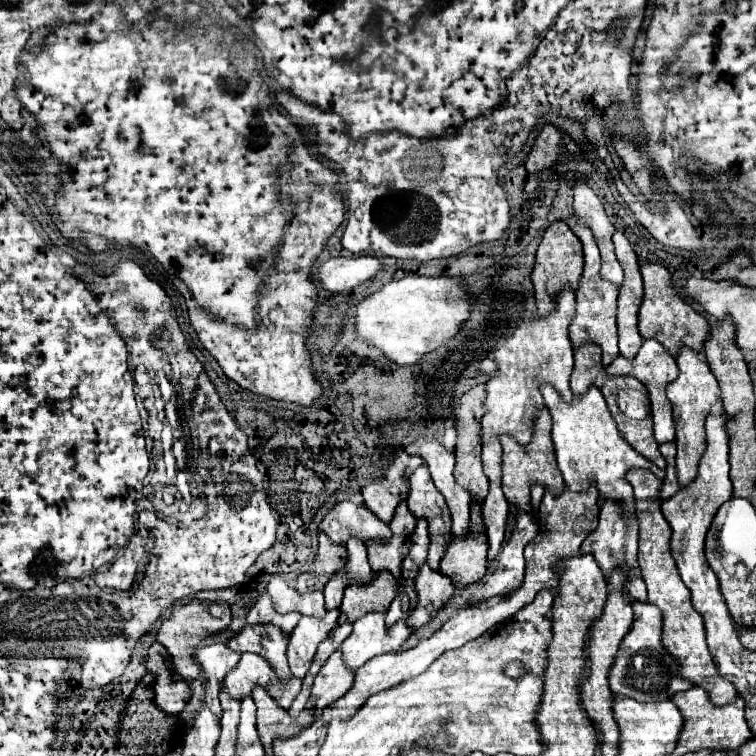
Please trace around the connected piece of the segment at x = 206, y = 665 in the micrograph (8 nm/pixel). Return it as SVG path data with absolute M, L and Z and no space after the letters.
M211 642L211 644L205 644L205 646L197 648L195 658L197 658L201 670L207 676L205 702L207 702L209 708L213 708L213 712L217 716L221 716L219 688L221 688L221 682L223 682L225 674L229 672L229 668L233 668L239 662L241 654L227 648L225 642Z

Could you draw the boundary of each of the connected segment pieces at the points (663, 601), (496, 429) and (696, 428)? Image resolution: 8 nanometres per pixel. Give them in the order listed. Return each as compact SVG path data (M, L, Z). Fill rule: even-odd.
M633 468L627 472L627 480L631 482L635 490L635 504L637 504L637 520L639 520L639 568L641 576L647 584L649 602L657 604L663 610L663 644L665 648L681 660L681 674L691 680L695 686L705 688L711 694L713 704L729 704L729 700L735 698L735 688L729 680L725 680L717 672L717 664L707 648L705 642L705 624L701 620L701 614L691 604L691 592L681 582L681 576L677 572L675 560L669 550L671 540L671 528L667 520L661 514L661 480L651 474L649 470Z
M561 290L555 296L555 310L549 316L539 316L527 322L521 322L511 330L511 334L503 336L493 350L493 362L497 370L491 374L485 398L487 414L481 418L483 432L489 436L511 434L519 444L527 444L533 434L533 424L539 414L539 406L543 404L543 396L539 392L539 384L547 382L561 392L561 396L569 402L573 392L569 388L569 376L573 370L573 344L569 340L569 324L575 312L575 290Z
M681 346L677 354L677 366L679 376L667 386L667 398L673 406L673 418L675 418L675 430L677 430L677 478L681 486L689 484L693 476L697 476L697 464L701 454L705 452L705 418L713 410L719 398L719 382L713 376L709 364L703 360L703 356L687 346Z

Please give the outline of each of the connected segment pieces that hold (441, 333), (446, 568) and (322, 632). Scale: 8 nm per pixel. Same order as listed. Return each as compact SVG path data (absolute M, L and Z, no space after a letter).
M413 274L393 280L355 306L355 332L369 346L379 348L385 358L399 366L411 366L423 354L433 352L455 336L459 326L469 318L467 294L469 290L461 286L461 278L425 278Z
M471 502L469 532L465 536L453 536L447 542L445 556L439 564L439 572L447 574L455 586L467 586L481 580L487 572L487 536L483 528L481 504Z
M333 608L321 620L313 620L313 616L303 616L295 630L291 632L291 642L287 648L289 668L293 676L303 678L311 666L315 650L319 642L335 628L339 618L339 608Z

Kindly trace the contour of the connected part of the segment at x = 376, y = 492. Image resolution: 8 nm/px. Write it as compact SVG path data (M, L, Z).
M395 450L391 456L391 464L383 468L383 476L377 480L369 480L361 488L365 506L373 514L377 514L383 522L389 522L399 500L403 496L407 498L409 474L421 464L423 464L421 456L409 456L403 450Z

